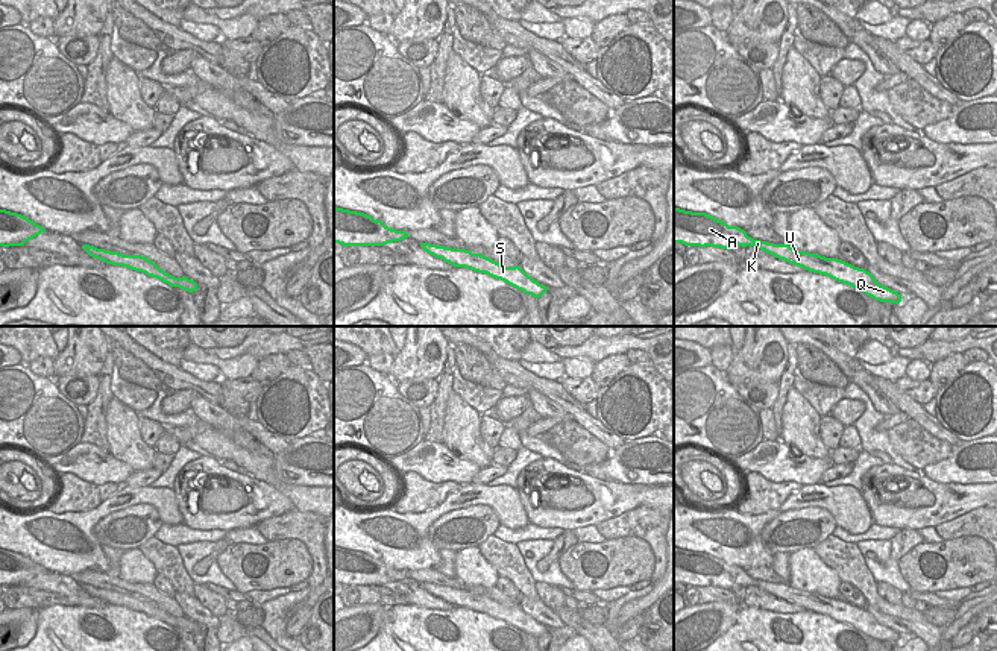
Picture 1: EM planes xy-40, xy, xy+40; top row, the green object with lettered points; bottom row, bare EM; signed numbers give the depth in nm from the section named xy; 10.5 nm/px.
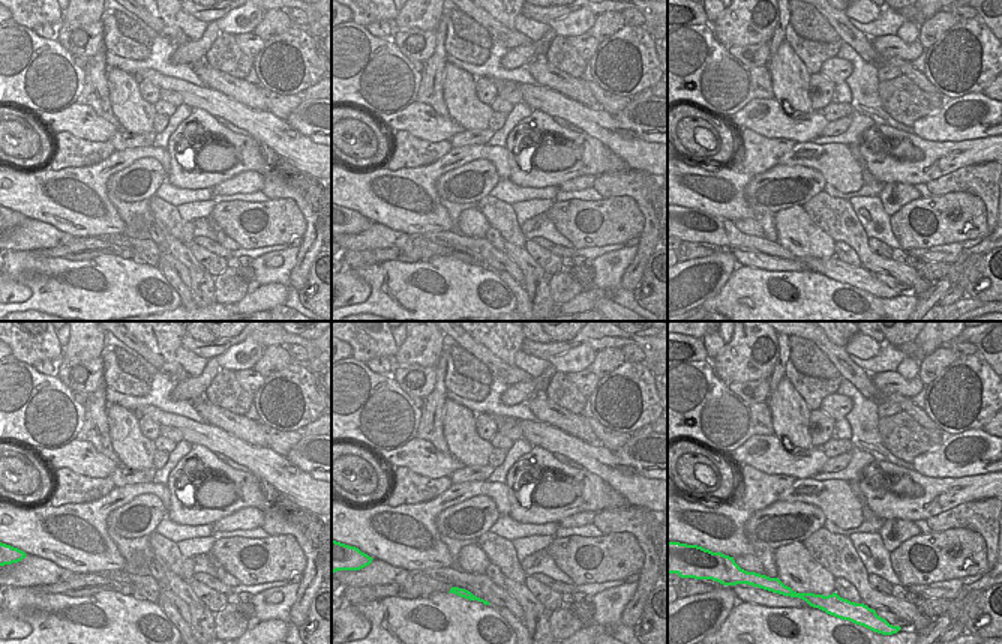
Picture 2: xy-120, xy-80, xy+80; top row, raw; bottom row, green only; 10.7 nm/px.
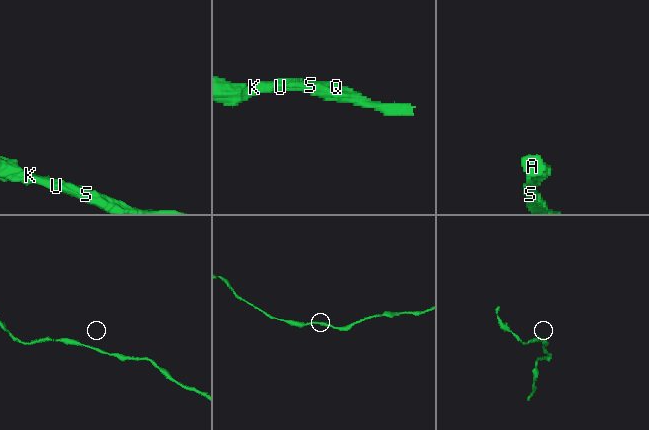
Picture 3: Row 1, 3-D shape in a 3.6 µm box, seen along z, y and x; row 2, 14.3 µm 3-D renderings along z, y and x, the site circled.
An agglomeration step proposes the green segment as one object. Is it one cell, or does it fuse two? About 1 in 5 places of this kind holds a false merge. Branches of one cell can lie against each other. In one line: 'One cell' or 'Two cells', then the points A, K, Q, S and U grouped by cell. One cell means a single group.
One cell. Groups: A K Q S U.

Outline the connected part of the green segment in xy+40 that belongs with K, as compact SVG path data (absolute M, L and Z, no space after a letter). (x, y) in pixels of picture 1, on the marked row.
M674 208L674 243L684 246L712 246L730 250L734 244L757 249L804 270L826 275L838 282L847 284L874 300L900 303L901 294L880 285L865 269L854 267L838 258L826 258L816 253L792 249L786 244L774 244L754 240L738 226L728 226L706 212L692 212Z

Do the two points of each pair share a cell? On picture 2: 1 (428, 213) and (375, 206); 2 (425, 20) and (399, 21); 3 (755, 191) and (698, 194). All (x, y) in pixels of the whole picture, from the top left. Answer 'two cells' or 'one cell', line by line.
1: one cell
2: one cell
3: two cells

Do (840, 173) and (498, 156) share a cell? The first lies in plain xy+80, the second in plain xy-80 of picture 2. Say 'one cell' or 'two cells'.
one cell

